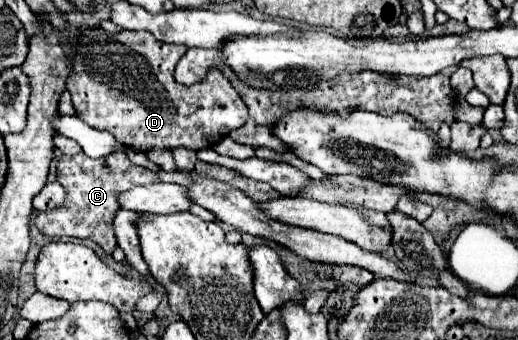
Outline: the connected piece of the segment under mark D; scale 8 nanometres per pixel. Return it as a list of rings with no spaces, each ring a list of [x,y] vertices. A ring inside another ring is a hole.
[[[88,28],[80,36],[80,44],[76,46],[72,58],[72,74],[68,76],[68,92],[72,94],[72,104],[76,106],[78,118],[82,118],[94,130],[110,132],[124,146],[146,152],[146,150],[174,150],[174,148],[190,148],[202,150],[212,148],[232,130],[244,126],[248,120],[248,108],[244,106],[238,92],[224,78],[222,72],[212,70],[208,80],[184,86],[174,80],[174,66],[184,56],[188,48],[180,44],[166,44],[156,40],[148,32],[132,32],[122,30],[118,34],[108,34],[102,28]]]

